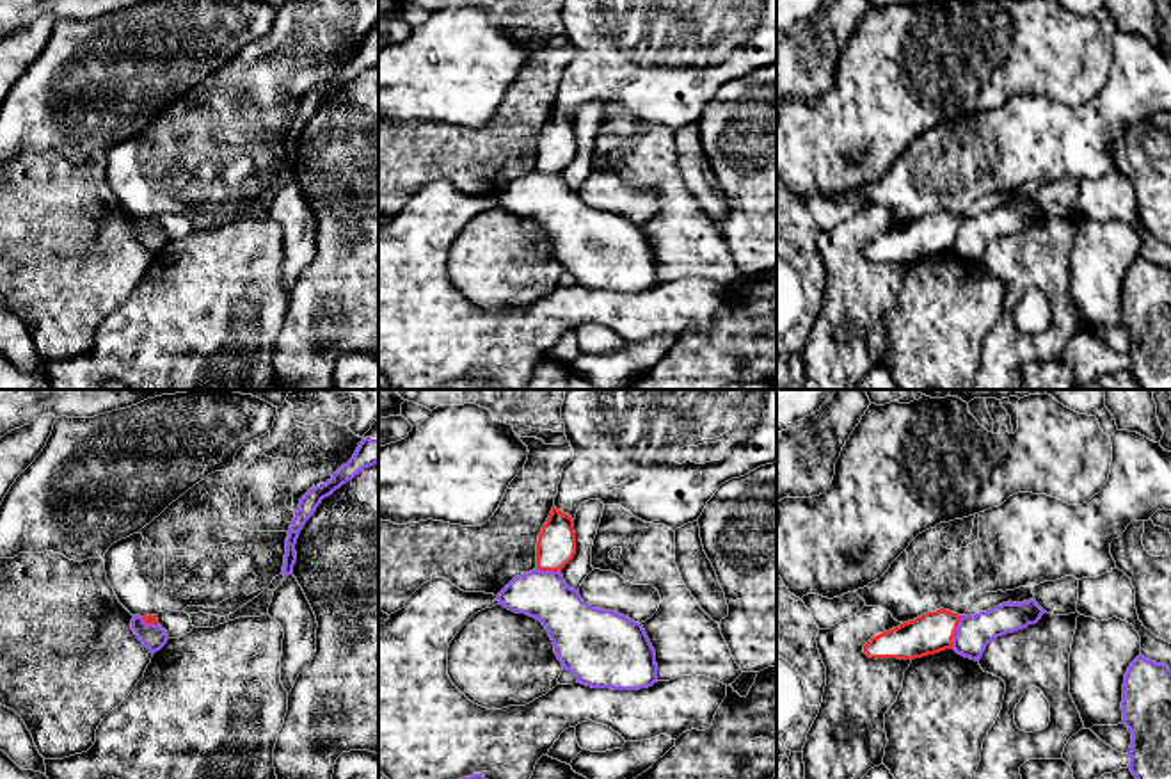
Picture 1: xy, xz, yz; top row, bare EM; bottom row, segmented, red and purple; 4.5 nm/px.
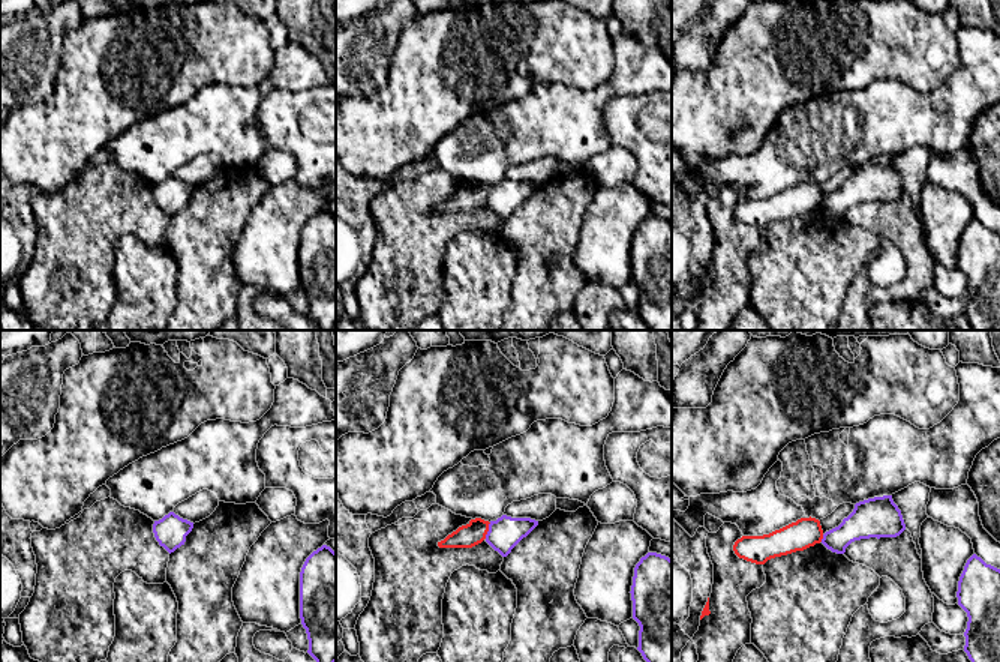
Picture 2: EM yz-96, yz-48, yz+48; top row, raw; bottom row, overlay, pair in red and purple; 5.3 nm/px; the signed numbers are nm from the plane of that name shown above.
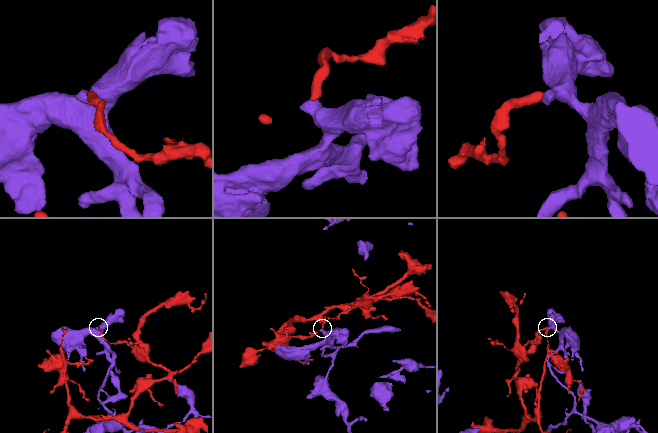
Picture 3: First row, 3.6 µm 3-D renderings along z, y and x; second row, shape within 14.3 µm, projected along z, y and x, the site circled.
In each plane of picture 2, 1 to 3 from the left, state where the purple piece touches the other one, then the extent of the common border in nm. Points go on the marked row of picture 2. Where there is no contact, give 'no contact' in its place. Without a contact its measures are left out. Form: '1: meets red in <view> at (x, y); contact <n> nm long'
1: no contact
2: meets red in yz-48 at (488, 530); contact 90 nm long
3: meets red in yz+48 at (822, 538); contact 40 nm long

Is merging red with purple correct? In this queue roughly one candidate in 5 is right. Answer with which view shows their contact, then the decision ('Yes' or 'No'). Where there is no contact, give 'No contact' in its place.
Touches red in yz. No

